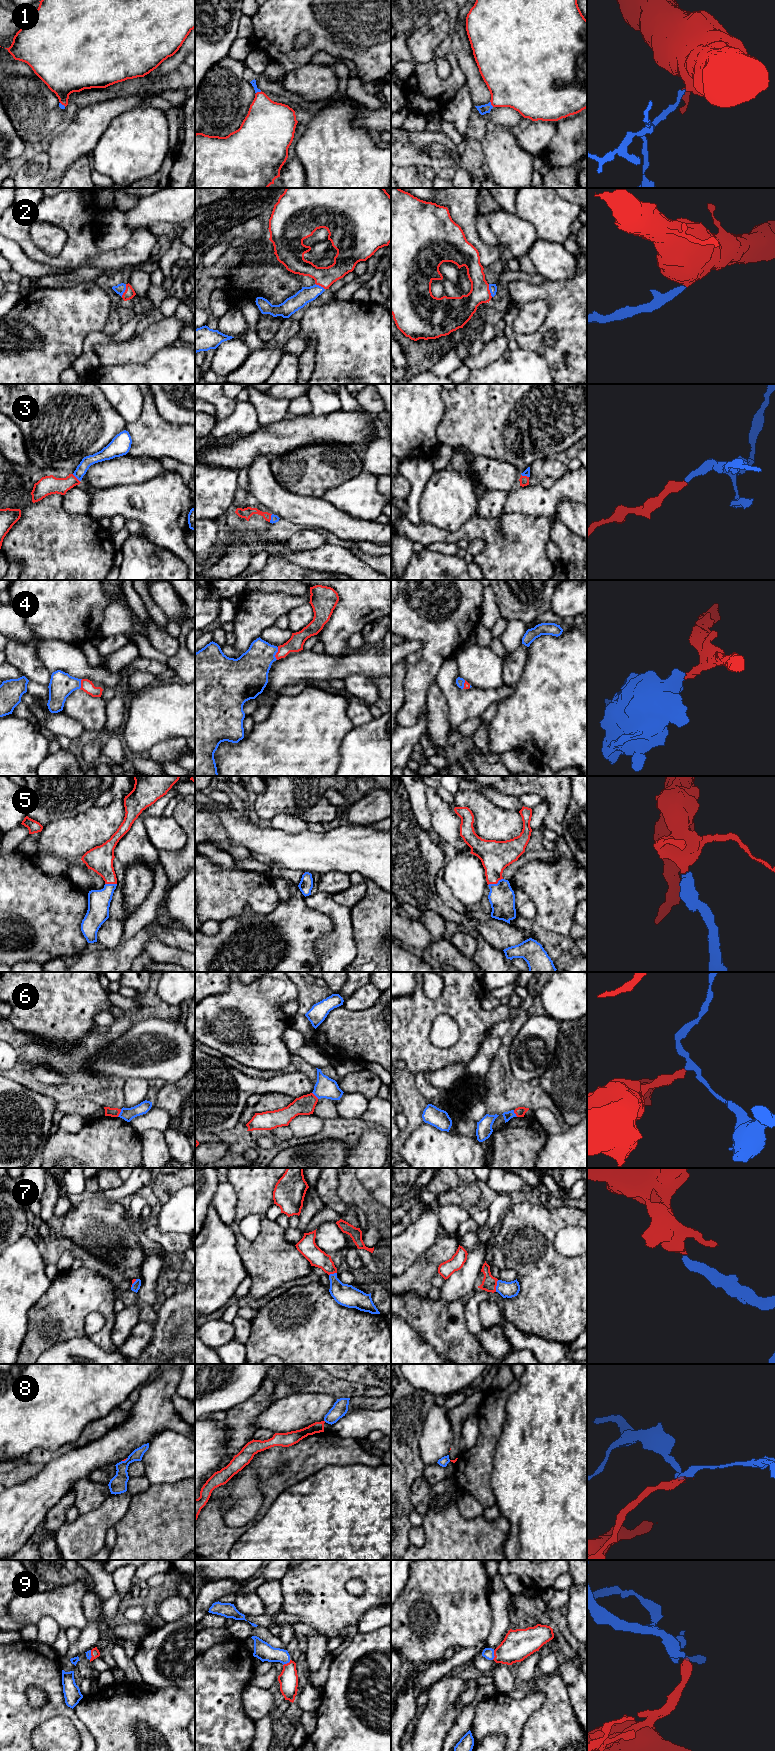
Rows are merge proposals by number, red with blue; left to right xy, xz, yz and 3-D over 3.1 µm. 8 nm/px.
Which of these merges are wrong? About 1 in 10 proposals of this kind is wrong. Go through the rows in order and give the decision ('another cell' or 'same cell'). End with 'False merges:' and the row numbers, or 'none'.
1: same cell
2: same cell
3: same cell
4: same cell
5: same cell
6: another cell
7: same cell
8: another cell
9: same cell
False merges: 6, 8

